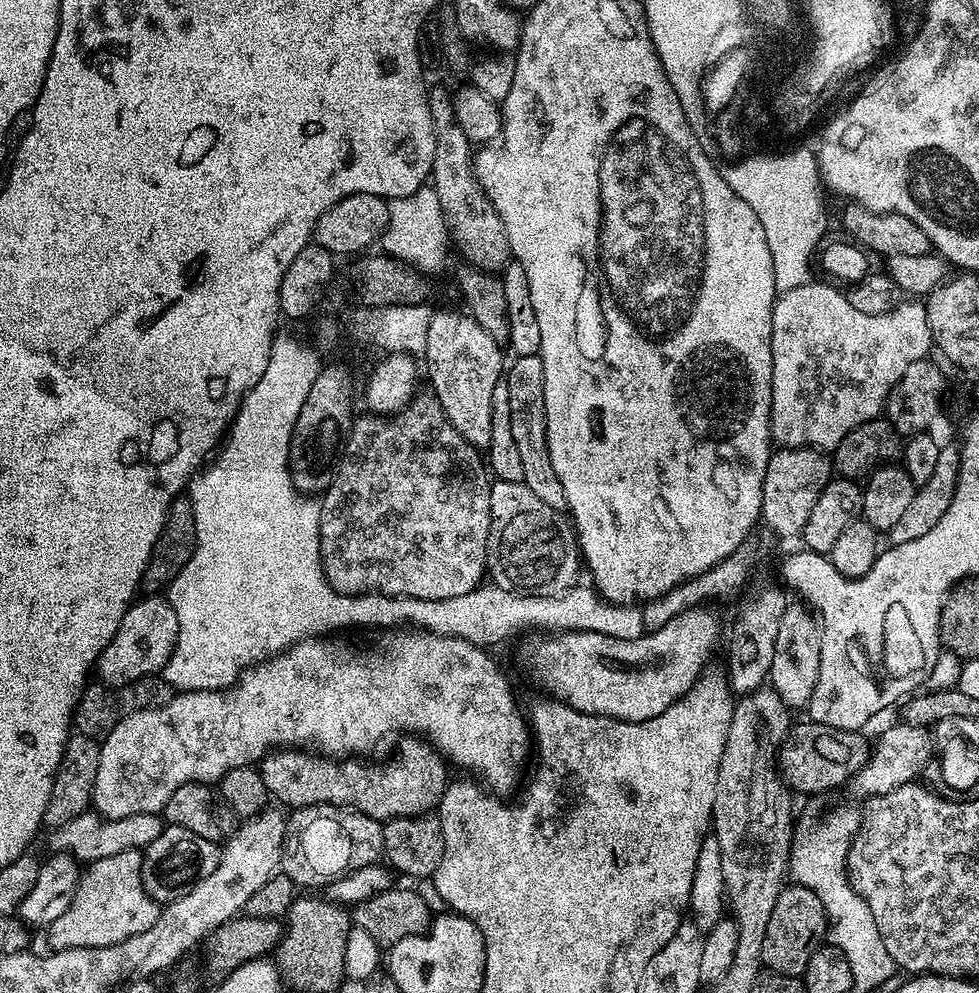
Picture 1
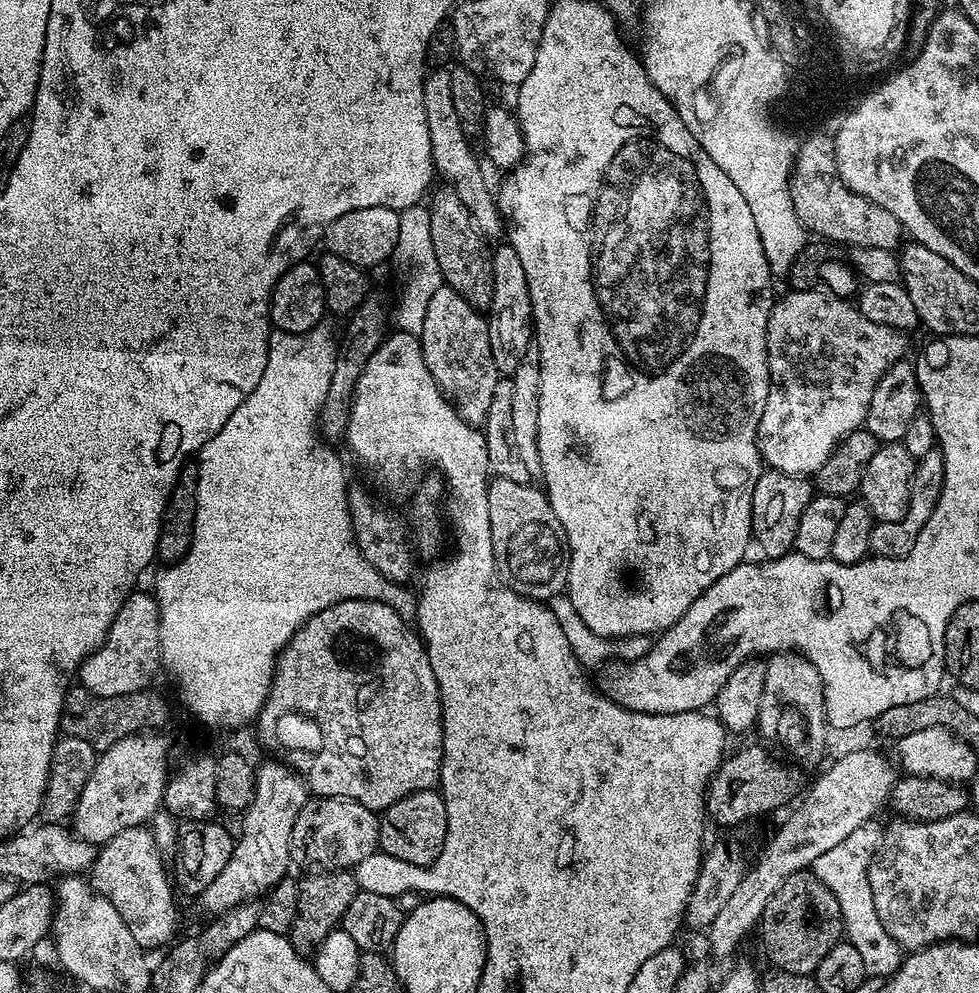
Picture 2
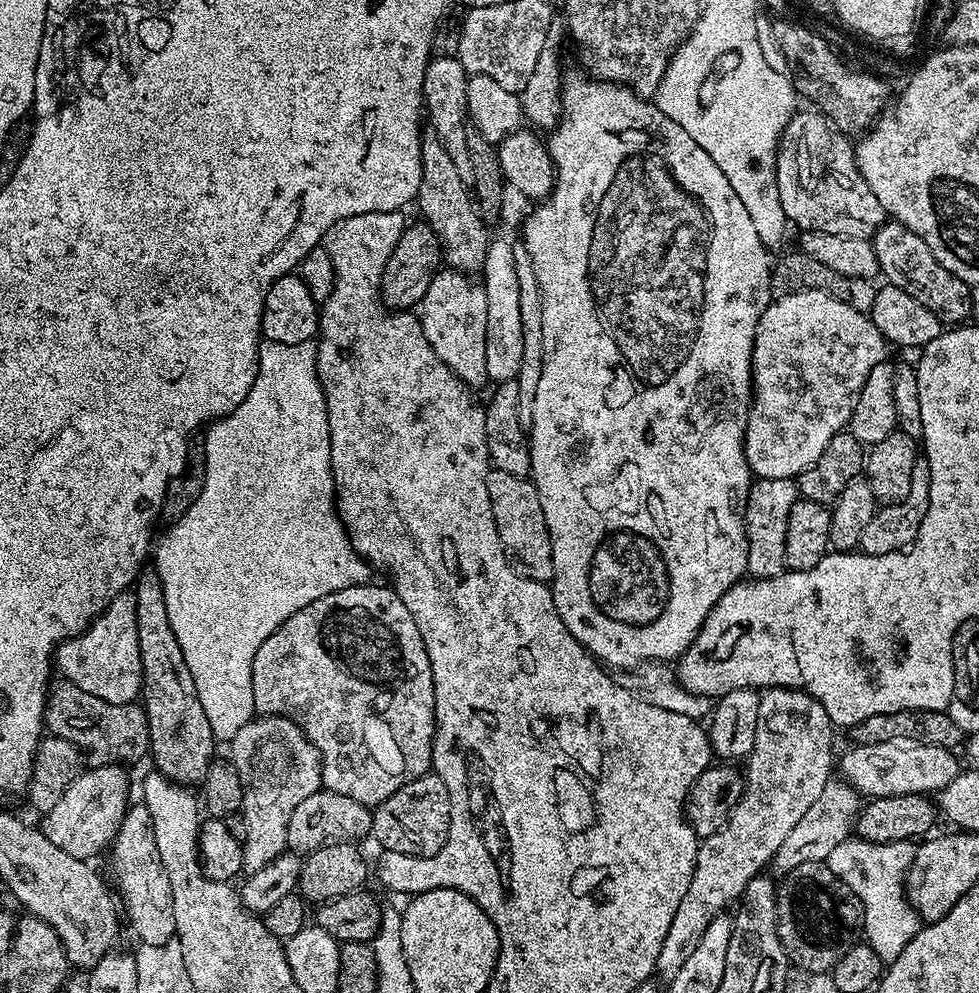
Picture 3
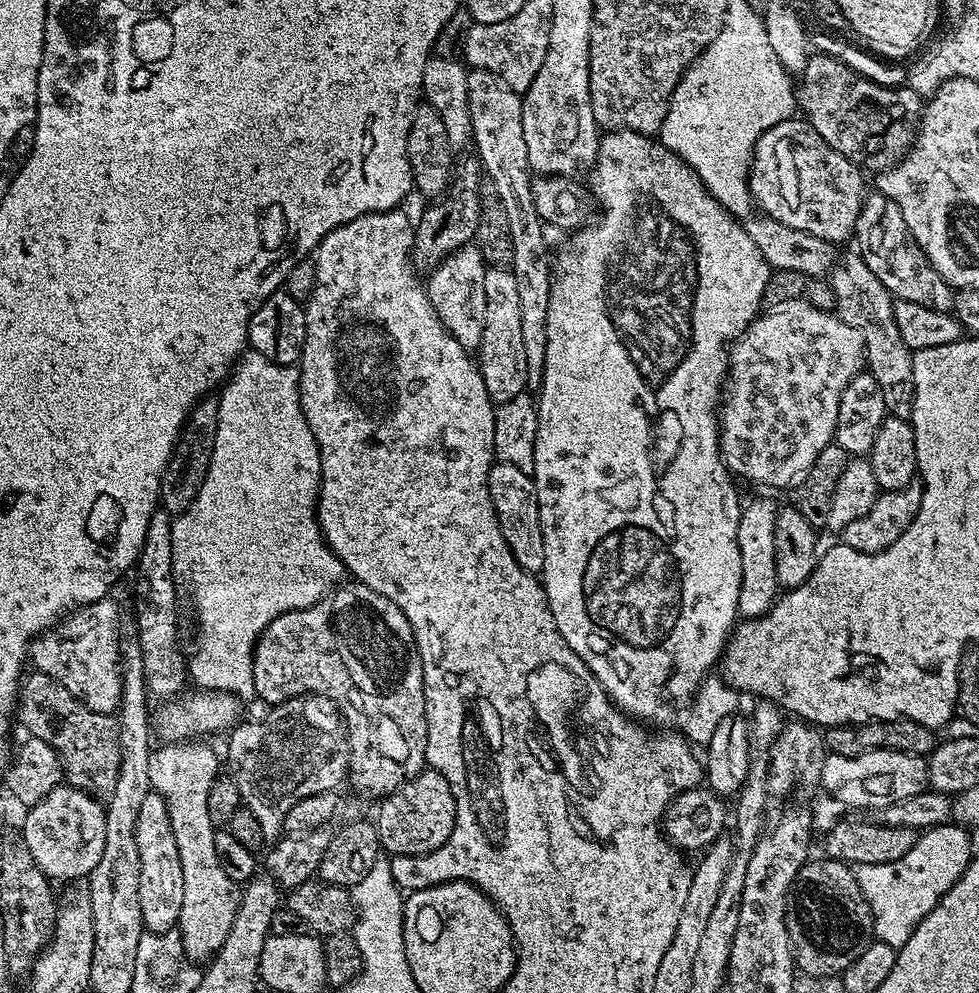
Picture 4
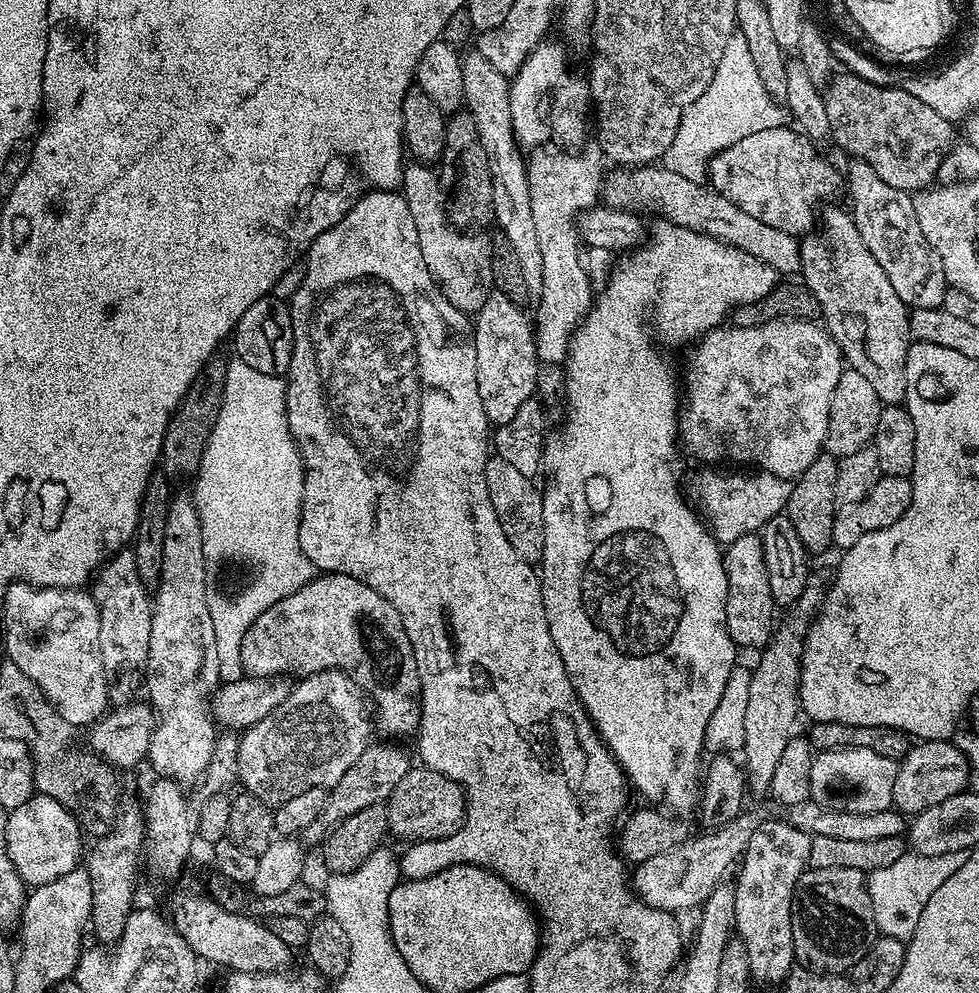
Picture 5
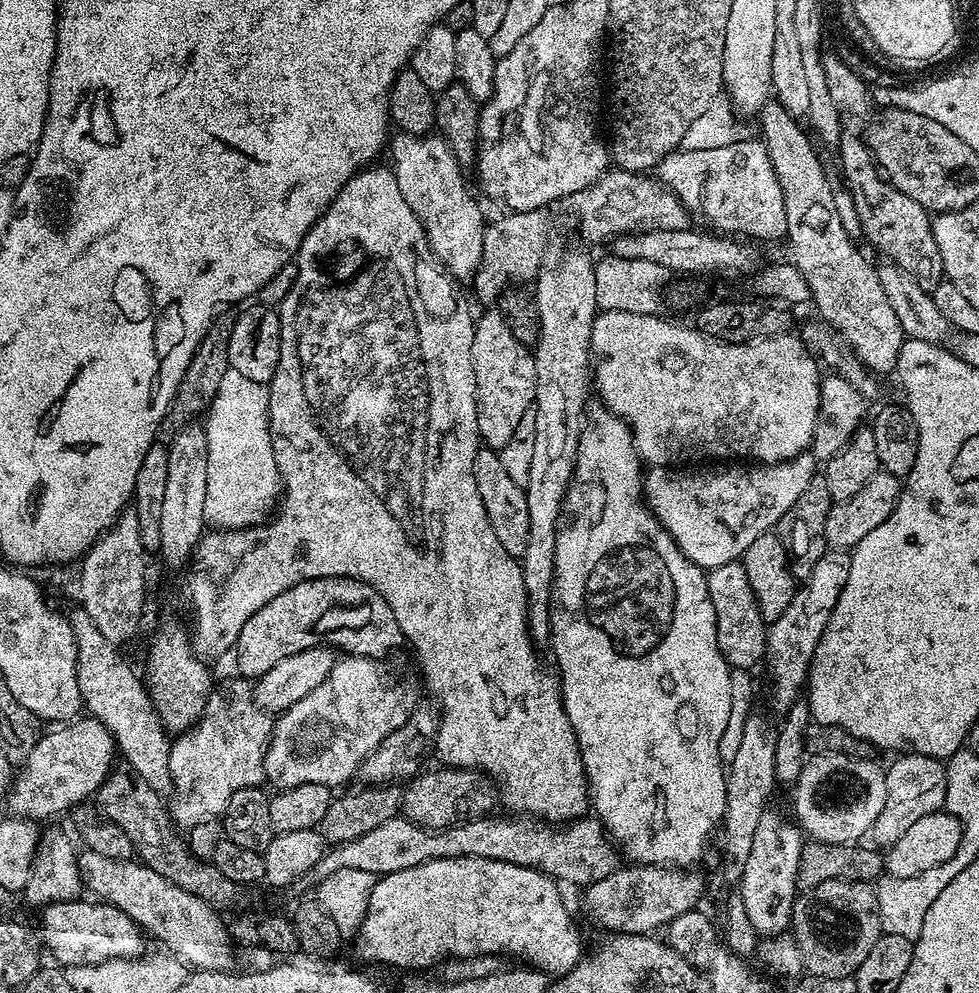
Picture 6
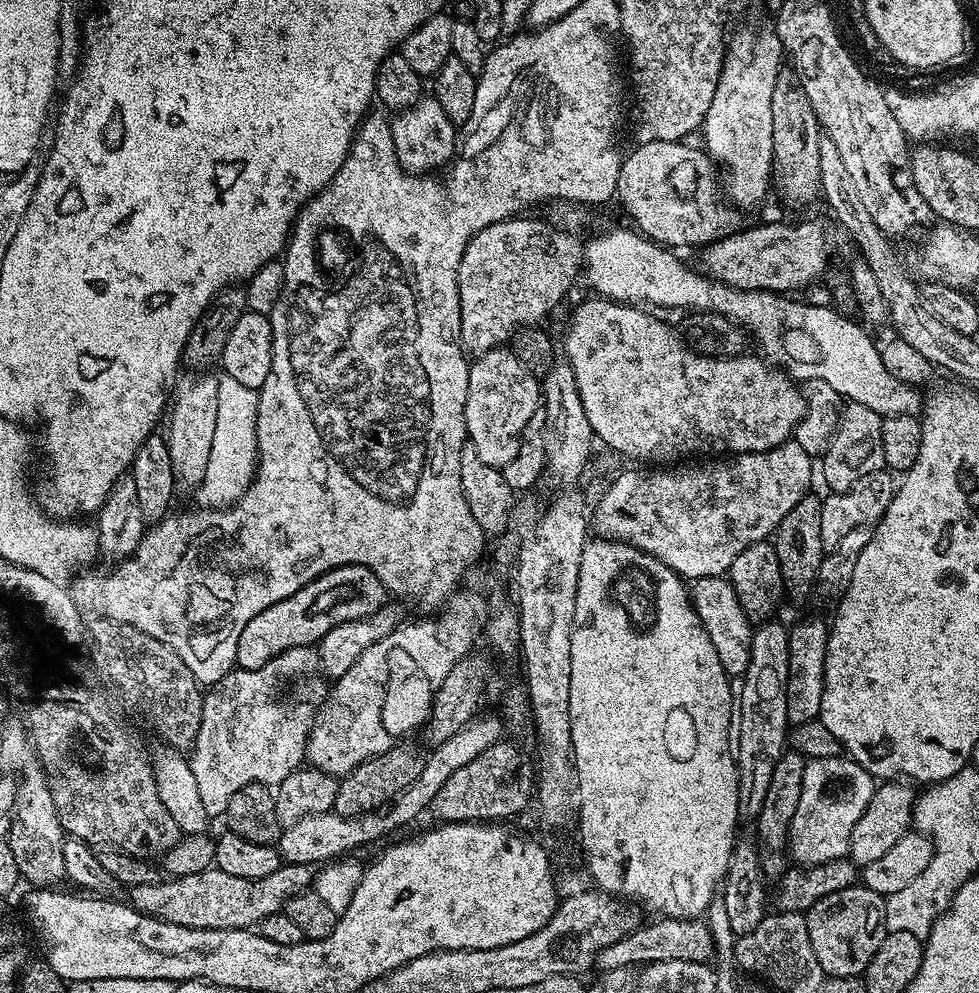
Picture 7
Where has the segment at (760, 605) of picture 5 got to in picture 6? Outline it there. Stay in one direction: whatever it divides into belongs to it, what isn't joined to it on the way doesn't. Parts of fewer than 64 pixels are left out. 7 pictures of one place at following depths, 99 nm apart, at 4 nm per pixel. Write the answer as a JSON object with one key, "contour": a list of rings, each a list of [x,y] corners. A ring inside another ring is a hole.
{"contour":[[[731,560],[722,566],[711,569],[707,573],[710,602],[714,602],[714,618],[718,630],[718,646],[726,658],[726,662],[733,669],[755,669],[755,664],[765,659],[768,647],[768,624],[758,610],[758,602],[754,598],[754,590],[750,586],[750,578],[746,578],[746,570],[740,560]]]}

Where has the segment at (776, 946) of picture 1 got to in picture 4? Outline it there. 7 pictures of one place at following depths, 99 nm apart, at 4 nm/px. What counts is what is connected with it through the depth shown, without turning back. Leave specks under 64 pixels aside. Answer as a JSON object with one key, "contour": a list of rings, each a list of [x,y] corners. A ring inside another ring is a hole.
{"contour":[[[816,858],[809,859],[808,863],[802,866],[802,870],[798,870],[796,880],[788,890],[788,909],[786,910],[786,918],[784,921],[786,922],[788,937],[792,943],[792,958],[795,967],[806,976],[839,977],[846,970],[846,966],[850,966],[850,962],[854,962],[854,958],[858,958],[858,954],[862,954],[862,950],[866,950],[866,946],[872,943],[874,939],[874,933],[872,931],[872,911],[866,902],[866,898],[862,894],[862,886],[858,886],[858,878],[856,877],[855,871],[853,871],[847,863],[840,860],[829,858],[821,859],[822,860],[816,860]]]}

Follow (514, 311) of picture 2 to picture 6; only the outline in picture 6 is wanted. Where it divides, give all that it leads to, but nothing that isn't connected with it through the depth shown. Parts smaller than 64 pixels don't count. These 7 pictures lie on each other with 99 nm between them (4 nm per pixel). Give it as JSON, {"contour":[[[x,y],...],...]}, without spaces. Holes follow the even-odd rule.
{"contour":[[[503,312],[479,313],[474,330],[474,378],[476,379],[476,409],[480,439],[487,447],[500,449],[510,442],[510,434],[522,422],[522,414],[533,407],[536,399],[534,352],[514,336]]]}

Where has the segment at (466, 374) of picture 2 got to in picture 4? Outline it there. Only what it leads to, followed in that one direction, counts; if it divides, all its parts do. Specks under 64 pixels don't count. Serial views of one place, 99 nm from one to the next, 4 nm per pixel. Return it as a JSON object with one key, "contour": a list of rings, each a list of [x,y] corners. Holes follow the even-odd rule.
{"contour":[[[469,246],[446,257],[426,280],[428,297],[442,326],[467,350],[479,349],[482,342],[482,326],[486,318],[486,290],[482,290],[485,278],[484,256],[479,248]]]}

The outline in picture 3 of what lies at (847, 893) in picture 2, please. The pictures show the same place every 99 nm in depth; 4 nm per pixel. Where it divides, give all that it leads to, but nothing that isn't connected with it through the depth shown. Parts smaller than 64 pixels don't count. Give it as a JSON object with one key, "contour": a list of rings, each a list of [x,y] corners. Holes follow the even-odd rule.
{"contour":[[[849,838],[838,846],[834,846],[834,850],[830,850],[826,863],[829,870],[860,901],[860,909],[864,912],[863,939],[874,950],[874,954],[880,959],[881,965],[887,966],[896,961],[898,954],[902,954],[902,950],[906,950],[906,942],[910,942],[910,938],[914,938],[914,934],[920,931],[922,921],[916,915],[915,910],[912,909],[912,905],[909,904],[905,892],[908,870],[904,866],[904,856],[892,856],[892,860],[888,860],[888,856],[884,856],[884,864],[880,864],[880,856],[876,856],[876,852],[888,852],[888,848],[885,844],[871,844],[859,838]]]}

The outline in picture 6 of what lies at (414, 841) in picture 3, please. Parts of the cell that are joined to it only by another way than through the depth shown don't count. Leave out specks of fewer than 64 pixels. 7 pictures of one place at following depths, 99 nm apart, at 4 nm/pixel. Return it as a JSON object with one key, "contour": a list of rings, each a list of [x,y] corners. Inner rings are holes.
{"contour":[[[439,766],[433,772],[427,770],[407,781],[404,788],[402,815],[405,820],[421,824],[427,828],[448,828],[479,816],[489,815],[498,804],[498,788],[485,773],[471,768]]]}

